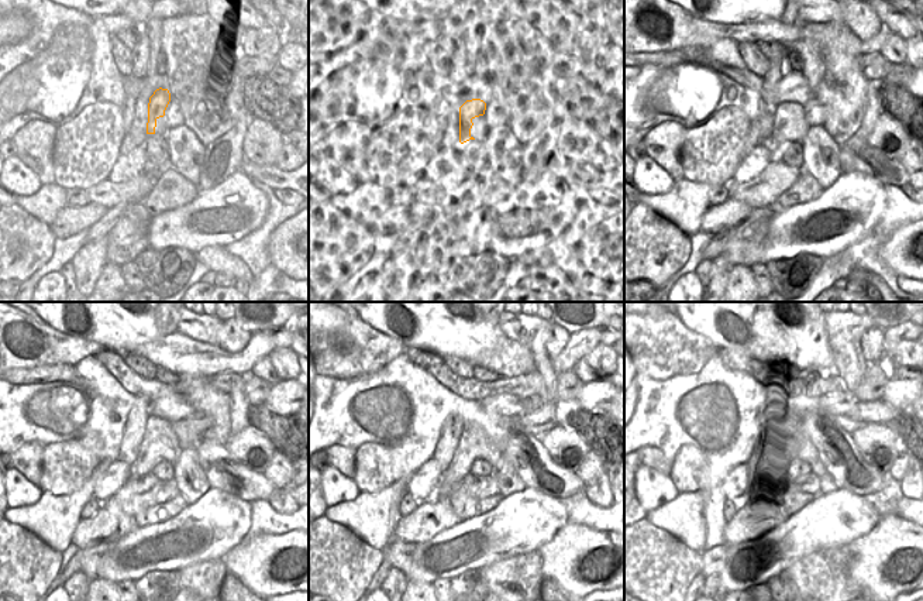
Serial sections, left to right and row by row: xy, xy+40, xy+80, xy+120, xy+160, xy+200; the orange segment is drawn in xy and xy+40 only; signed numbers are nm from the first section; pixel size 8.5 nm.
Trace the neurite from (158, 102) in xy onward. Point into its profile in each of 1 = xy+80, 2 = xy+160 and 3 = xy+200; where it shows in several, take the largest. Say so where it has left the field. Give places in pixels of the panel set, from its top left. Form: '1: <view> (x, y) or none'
1: xy+80 (785, 110)
2: xy+160 (460, 466)
3: xy+200 (779, 460)

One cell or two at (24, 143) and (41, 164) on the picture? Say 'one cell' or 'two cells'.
one cell

